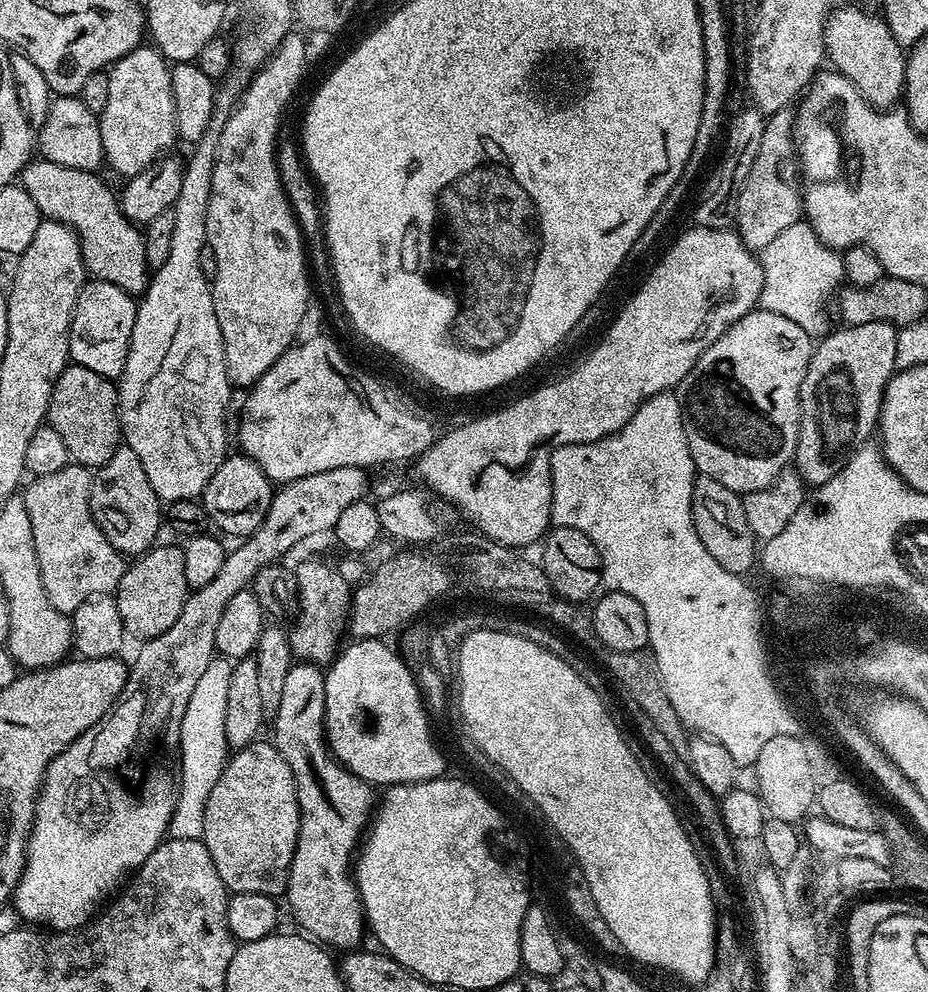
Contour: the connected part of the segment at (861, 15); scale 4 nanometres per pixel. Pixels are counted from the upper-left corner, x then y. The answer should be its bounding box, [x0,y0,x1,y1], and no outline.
[824,8,906,106]

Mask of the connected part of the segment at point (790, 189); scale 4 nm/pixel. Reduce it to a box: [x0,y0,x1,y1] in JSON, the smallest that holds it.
[734,108,802,250]

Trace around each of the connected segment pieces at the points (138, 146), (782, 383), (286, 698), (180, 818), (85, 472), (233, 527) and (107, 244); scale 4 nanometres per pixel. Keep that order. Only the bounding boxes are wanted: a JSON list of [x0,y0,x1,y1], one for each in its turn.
[[98,46,177,178],[679,307,814,494],[271,663,374,950],[168,658,233,840],[22,462,126,614],[202,454,274,538],[22,158,150,294]]

